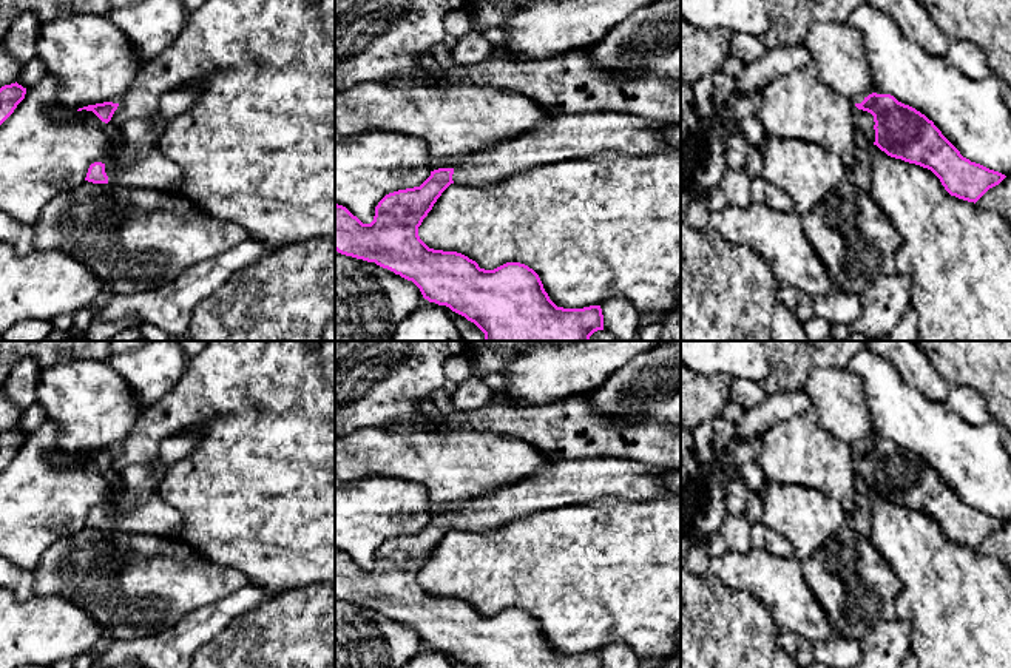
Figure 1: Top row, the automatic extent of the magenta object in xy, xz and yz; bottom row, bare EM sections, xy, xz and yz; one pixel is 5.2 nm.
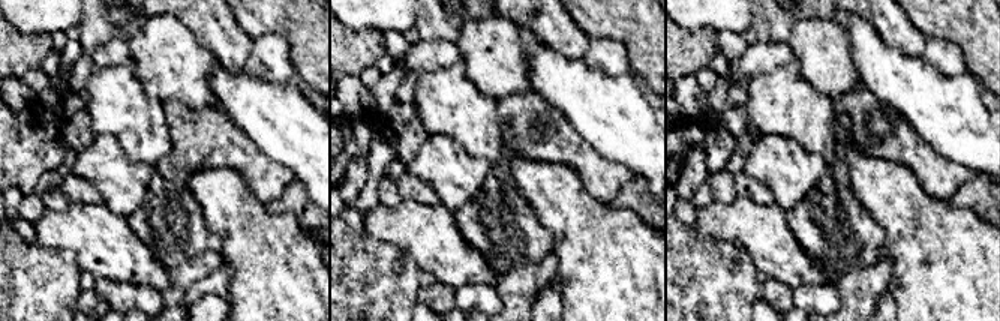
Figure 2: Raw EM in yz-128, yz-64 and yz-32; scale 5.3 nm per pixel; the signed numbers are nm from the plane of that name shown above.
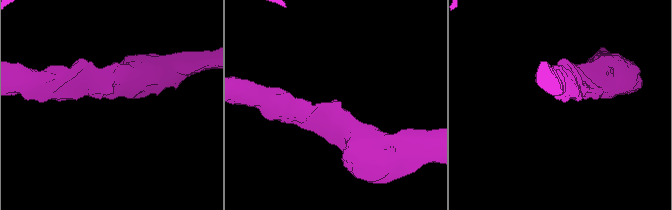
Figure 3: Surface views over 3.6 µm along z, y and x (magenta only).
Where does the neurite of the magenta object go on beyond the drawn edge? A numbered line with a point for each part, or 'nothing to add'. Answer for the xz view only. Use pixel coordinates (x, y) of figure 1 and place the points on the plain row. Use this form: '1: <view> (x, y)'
1: xz (565, 482)

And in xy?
1: xy (153, 516)

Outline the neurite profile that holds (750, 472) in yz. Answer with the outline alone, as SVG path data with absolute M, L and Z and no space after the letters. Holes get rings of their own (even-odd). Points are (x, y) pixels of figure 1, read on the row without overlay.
M758 460L747 461L736 471L736 474L742 478L750 494L758 494L766 483Z

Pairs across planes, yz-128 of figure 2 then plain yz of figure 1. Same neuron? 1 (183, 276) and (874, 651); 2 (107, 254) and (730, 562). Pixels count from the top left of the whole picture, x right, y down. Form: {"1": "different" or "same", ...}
{"1": "same", "2": "same"}

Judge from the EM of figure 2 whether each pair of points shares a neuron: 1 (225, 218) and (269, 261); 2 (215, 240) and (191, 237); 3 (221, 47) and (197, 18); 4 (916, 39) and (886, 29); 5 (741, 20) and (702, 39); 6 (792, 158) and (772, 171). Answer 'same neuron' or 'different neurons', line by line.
1: same neuron
2: same neuron
3: same neuron
4: same neuron
5: different neurons
6: same neuron

